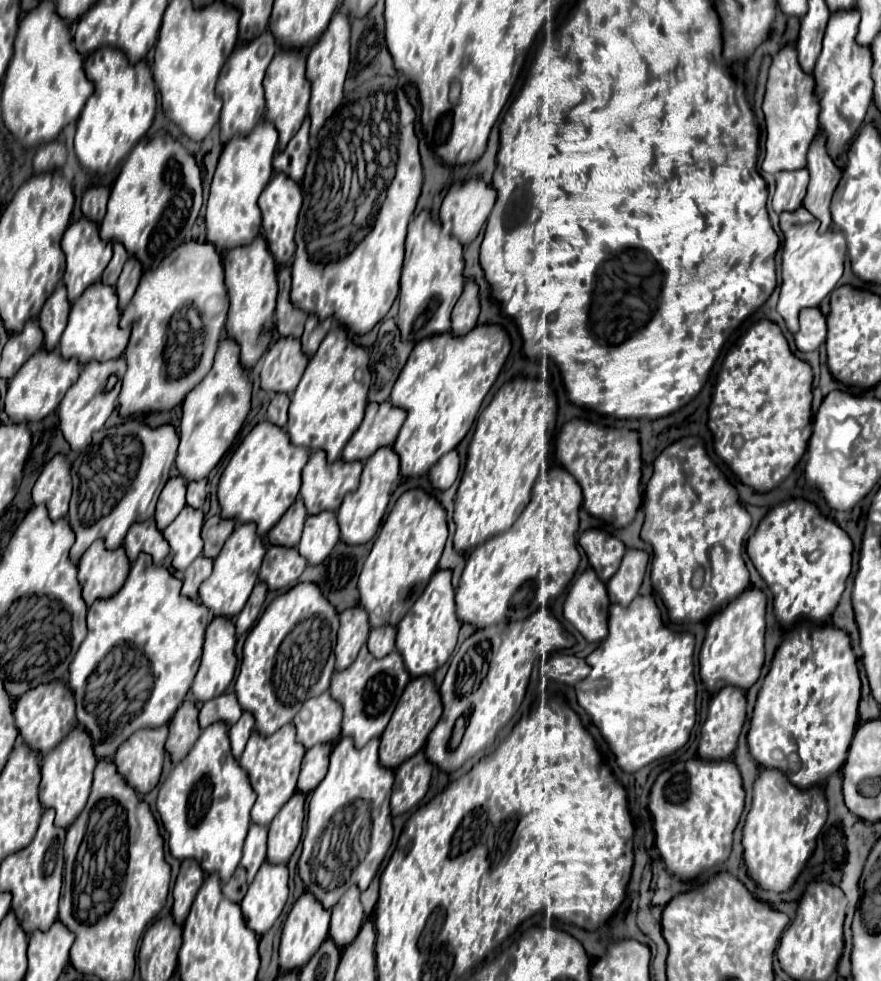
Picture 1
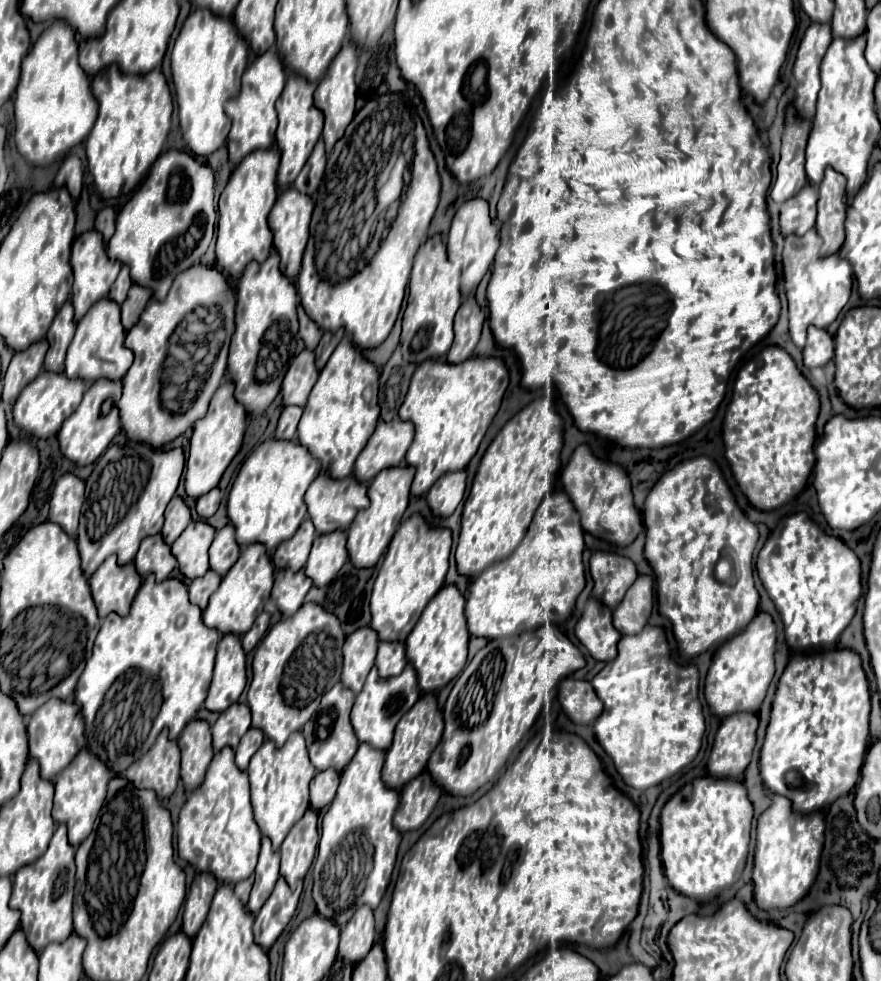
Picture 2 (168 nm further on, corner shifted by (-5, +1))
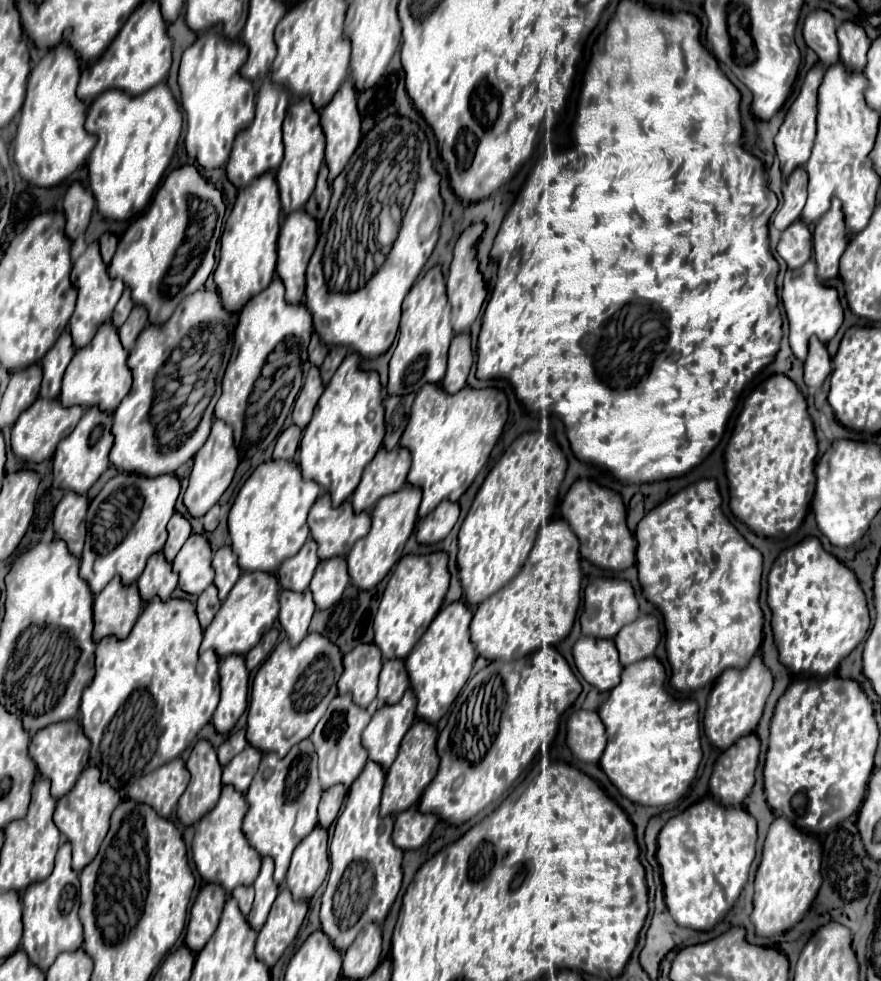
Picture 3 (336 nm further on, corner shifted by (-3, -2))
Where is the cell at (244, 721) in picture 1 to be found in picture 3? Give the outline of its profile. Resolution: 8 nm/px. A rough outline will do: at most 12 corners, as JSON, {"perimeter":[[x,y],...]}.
{"perimeter":[[248,745],[224,767],[224,785],[246,793],[262,753]]}

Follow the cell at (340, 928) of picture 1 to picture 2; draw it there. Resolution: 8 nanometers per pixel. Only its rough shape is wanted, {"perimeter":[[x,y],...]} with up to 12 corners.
{"perimeter":[[360,906],[340,932],[340,956],[356,964],[374,944],[374,916]]}

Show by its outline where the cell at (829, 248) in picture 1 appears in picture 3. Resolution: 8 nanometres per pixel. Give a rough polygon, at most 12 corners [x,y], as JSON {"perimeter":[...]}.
{"perimeter":[[812,261],[786,273],[782,301],[790,347],[806,359],[844,315],[838,291],[818,283]]}

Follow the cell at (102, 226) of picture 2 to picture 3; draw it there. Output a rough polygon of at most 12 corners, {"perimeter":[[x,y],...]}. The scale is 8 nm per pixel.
{"perimeter":[[112,233],[100,237],[102,259],[108,265],[116,253],[118,237]]}

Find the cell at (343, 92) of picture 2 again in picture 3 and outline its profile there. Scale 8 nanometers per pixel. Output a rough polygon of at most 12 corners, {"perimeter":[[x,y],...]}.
{"perimeter":[[344,81],[320,123],[332,183],[360,143],[356,89]]}

